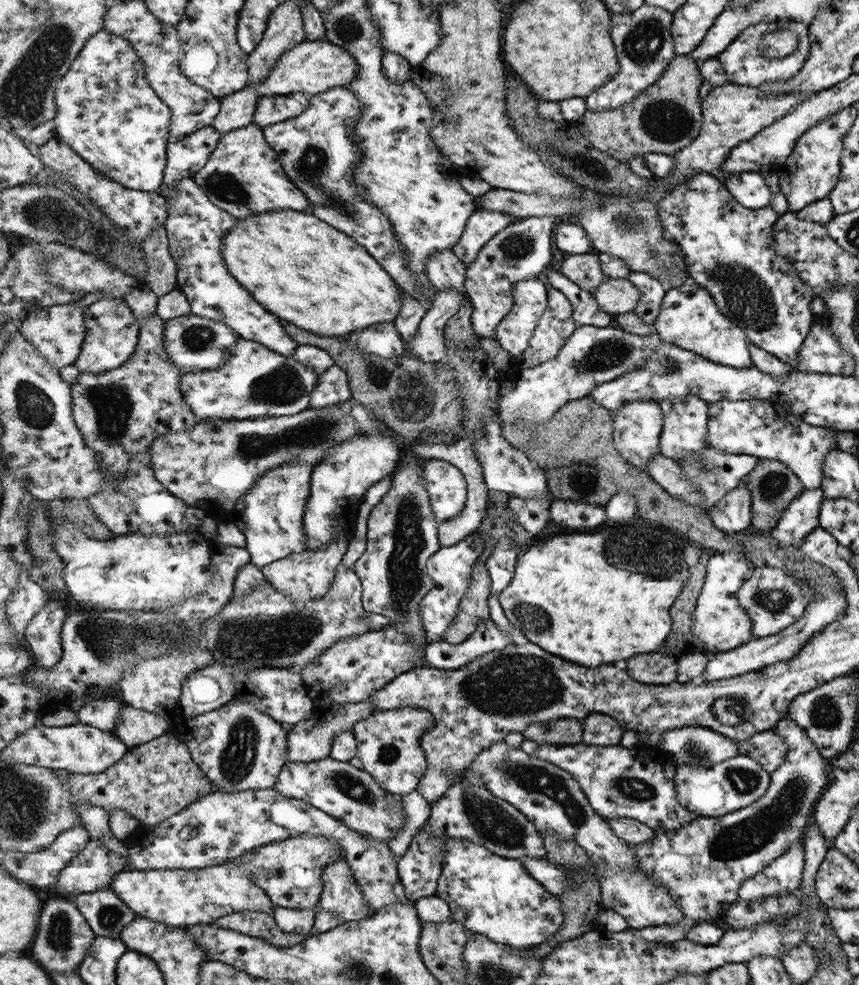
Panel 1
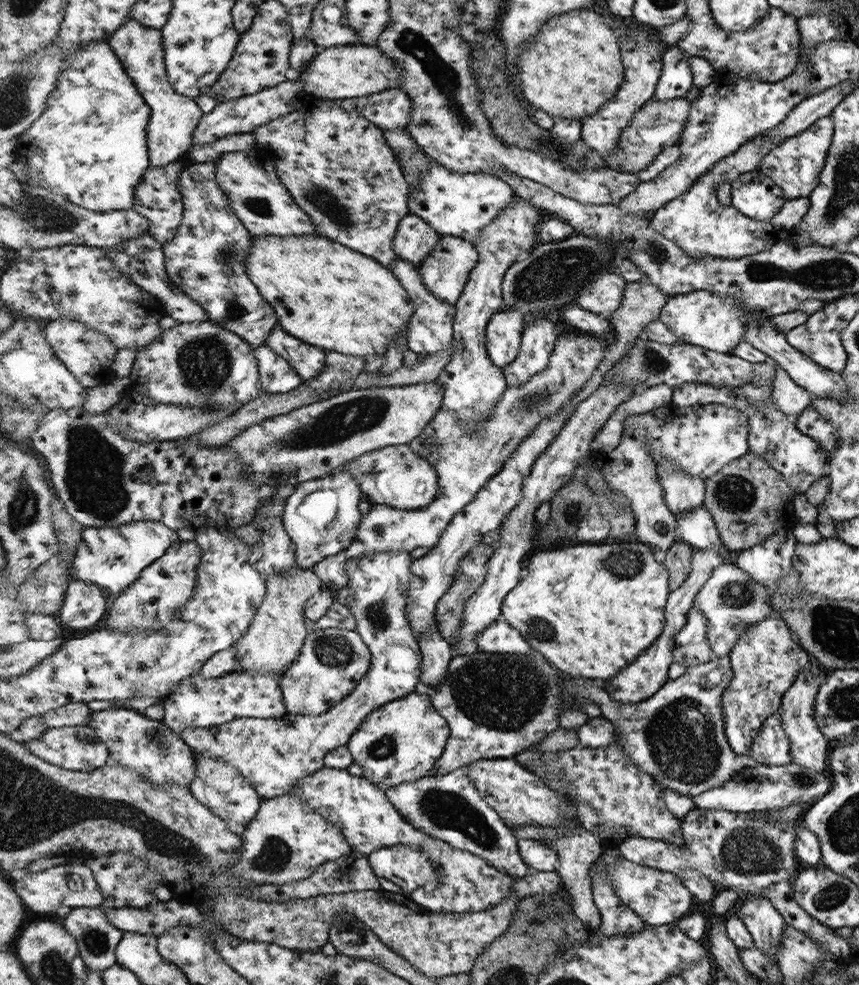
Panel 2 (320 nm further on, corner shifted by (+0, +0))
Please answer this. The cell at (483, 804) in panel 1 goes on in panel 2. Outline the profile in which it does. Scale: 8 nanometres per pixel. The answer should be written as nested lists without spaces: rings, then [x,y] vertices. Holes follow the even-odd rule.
[[[520,840],[517,841],[517,846],[520,848],[521,858],[535,872],[553,872],[563,869],[561,858],[556,851],[542,841]]]

